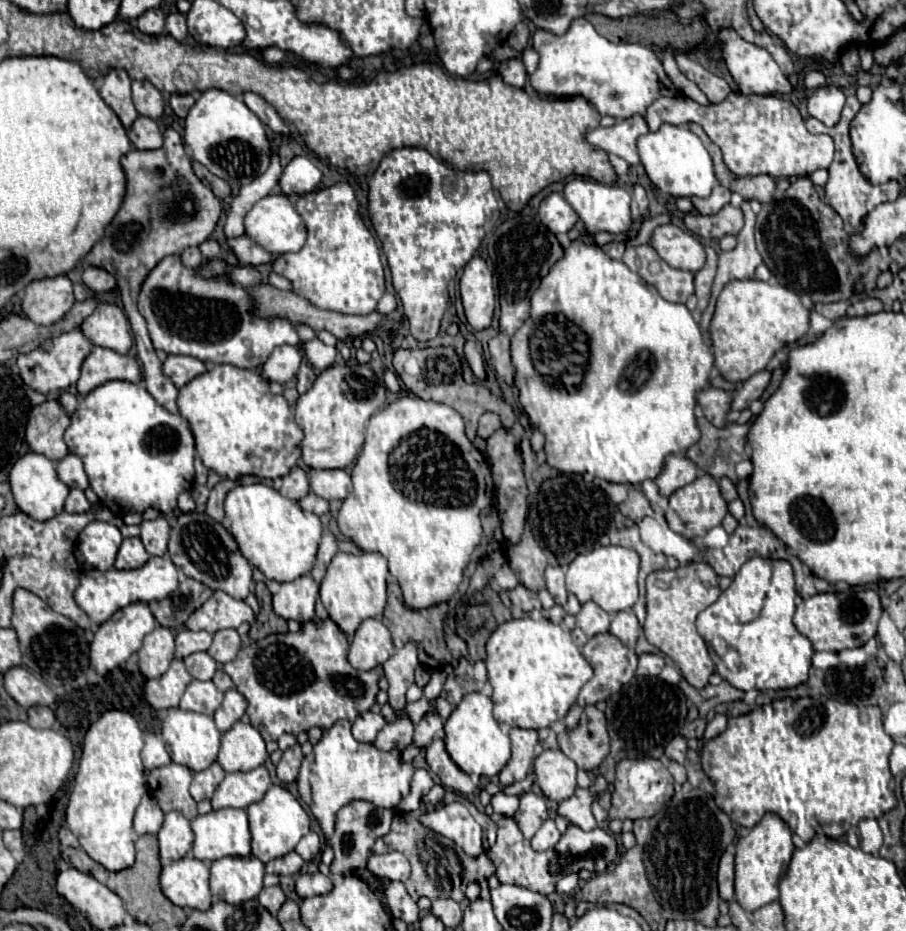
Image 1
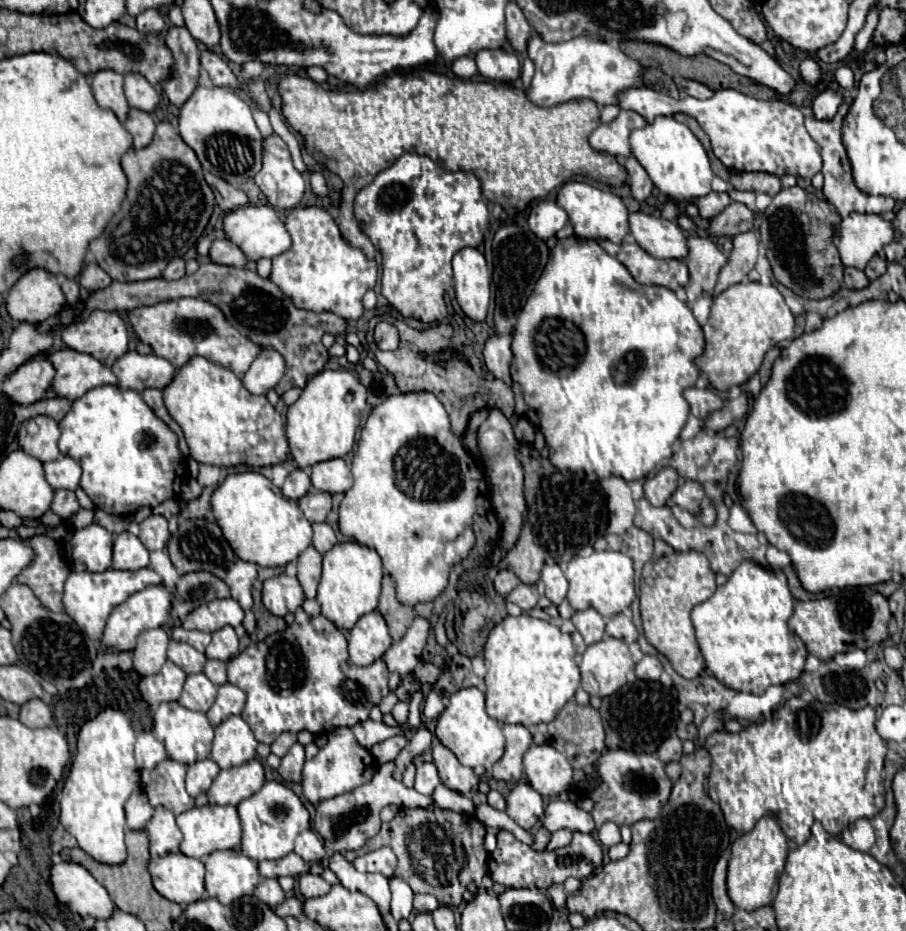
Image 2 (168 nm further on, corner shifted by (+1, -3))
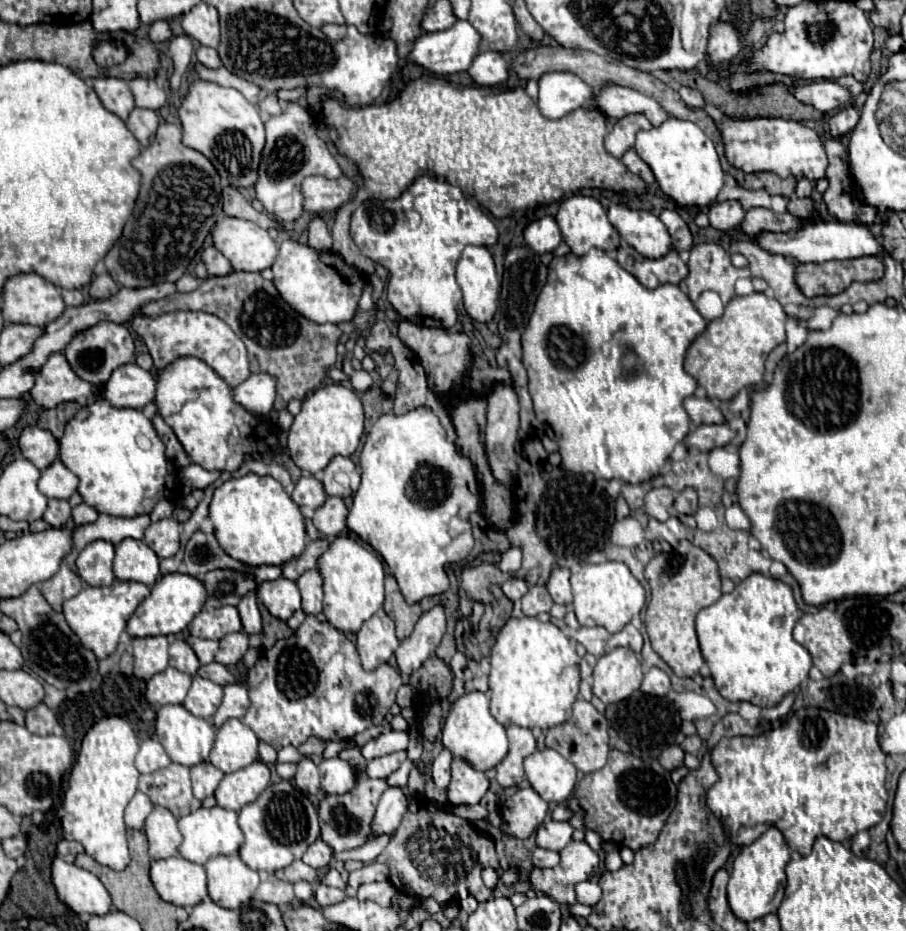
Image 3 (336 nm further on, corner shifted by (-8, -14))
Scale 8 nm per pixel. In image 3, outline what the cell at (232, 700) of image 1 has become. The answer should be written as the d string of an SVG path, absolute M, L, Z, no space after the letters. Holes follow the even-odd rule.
M237 682L225 684L223 686L223 702L213 716L213 724L219 728L229 718L241 718L247 712L247 708L249 708L247 690Z

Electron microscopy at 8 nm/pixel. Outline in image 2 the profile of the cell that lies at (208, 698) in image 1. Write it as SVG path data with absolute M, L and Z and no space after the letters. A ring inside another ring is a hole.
M204 673L188 675L178 703L186 709L206 713L212 707L212 701L216 701L216 689L218 687Z

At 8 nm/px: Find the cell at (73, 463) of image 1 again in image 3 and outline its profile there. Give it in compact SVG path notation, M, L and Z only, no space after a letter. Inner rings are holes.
M55 460L49 468L41 472L41 480L37 482L41 492L49 498L63 498L67 500L79 486L79 478L63 466L61 460Z

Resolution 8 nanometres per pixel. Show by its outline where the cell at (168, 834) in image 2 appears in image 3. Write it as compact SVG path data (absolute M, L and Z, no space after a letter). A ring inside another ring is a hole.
M155 806L153 812L147 816L143 830L149 840L149 856L151 858L159 860L159 858L169 858L169 856L179 854L183 836L177 830L175 816L167 808Z

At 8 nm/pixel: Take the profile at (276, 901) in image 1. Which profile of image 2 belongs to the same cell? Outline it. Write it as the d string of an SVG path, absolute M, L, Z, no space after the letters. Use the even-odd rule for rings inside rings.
M262 879L254 889L254 895L272 909L284 901L284 891L280 889L276 879Z

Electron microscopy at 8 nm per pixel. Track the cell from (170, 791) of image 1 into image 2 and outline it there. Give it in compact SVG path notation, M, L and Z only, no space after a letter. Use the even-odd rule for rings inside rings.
M164 759L164 761L160 761L160 765L156 765L156 769L152 769L152 771L142 769L140 775L142 775L142 789L144 789L144 793L148 795L148 801L150 801L152 807L162 805L162 807L166 807L166 809L172 809L174 815L180 815L180 813L184 813L184 811L188 811L188 809L194 809L194 799L192 799L192 797L186 793L186 789L184 789L186 765L176 763L176 761L172 761L172 759Z

